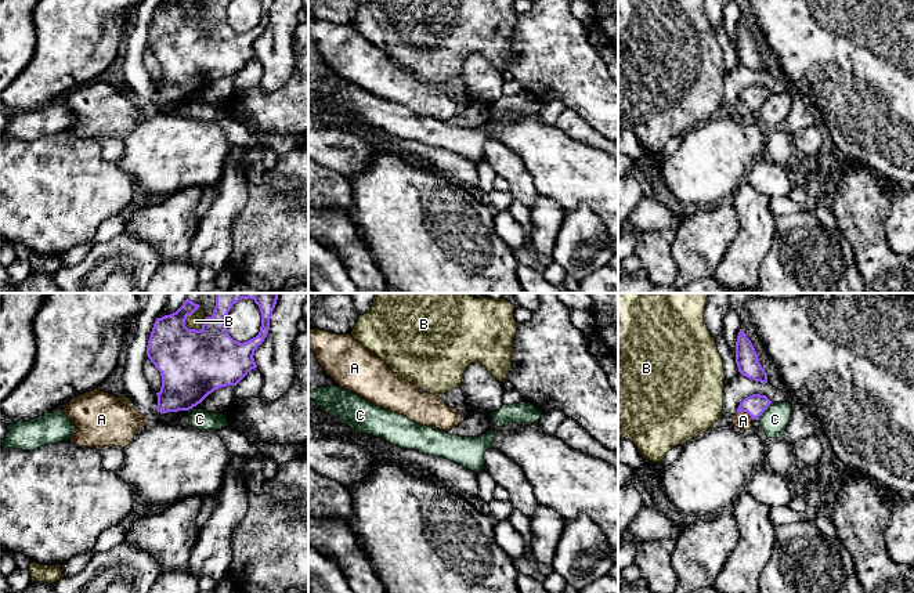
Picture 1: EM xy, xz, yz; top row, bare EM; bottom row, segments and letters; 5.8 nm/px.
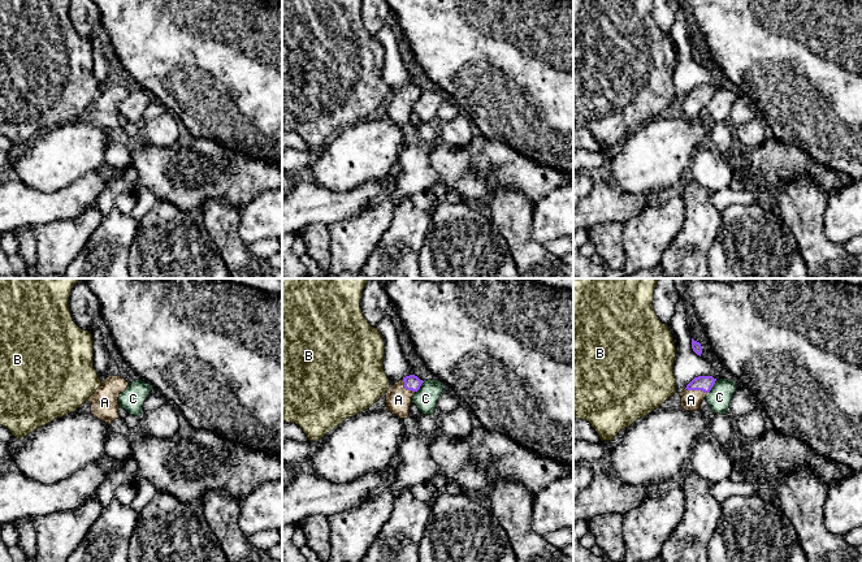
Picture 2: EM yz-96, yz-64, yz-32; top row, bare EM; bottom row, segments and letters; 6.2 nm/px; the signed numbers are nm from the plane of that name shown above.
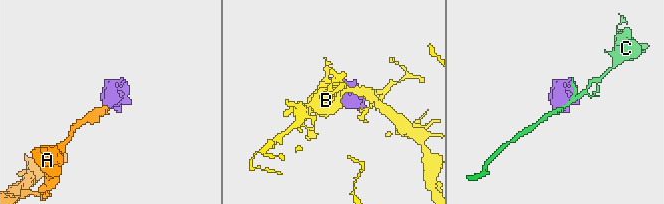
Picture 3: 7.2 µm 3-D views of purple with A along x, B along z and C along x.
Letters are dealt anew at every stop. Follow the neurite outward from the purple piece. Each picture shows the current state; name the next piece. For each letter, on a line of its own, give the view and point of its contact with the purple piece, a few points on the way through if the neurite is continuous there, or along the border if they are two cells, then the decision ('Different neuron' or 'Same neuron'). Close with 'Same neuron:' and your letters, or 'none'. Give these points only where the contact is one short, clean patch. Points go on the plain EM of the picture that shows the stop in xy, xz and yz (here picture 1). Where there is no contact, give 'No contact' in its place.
A: Touches purple at yz (745, 101). Path across: yz (754, 96), (745, 101), (743, 111). Same neuron
B: Touches purple at xy (198, 21). Different neuron
C: Touches purple at yz (765, 100). Different neuron
Same neuron: A

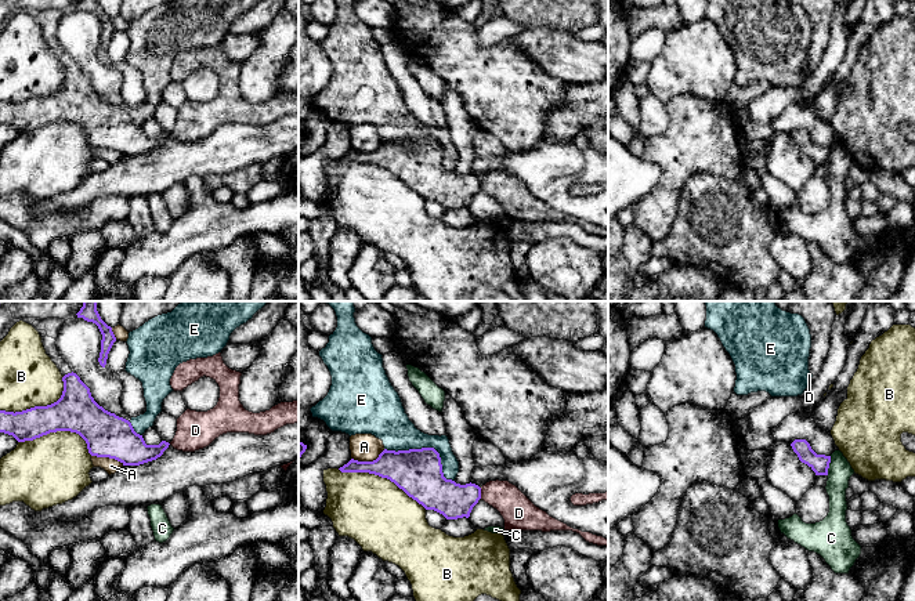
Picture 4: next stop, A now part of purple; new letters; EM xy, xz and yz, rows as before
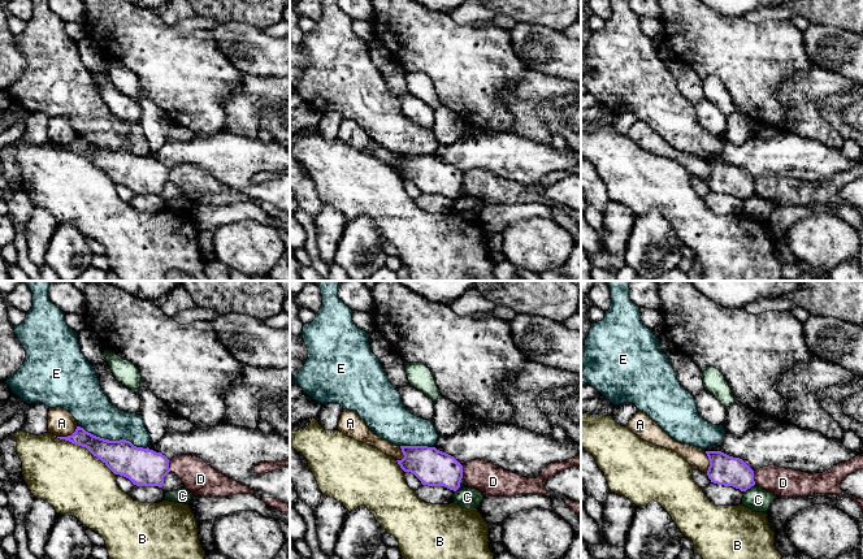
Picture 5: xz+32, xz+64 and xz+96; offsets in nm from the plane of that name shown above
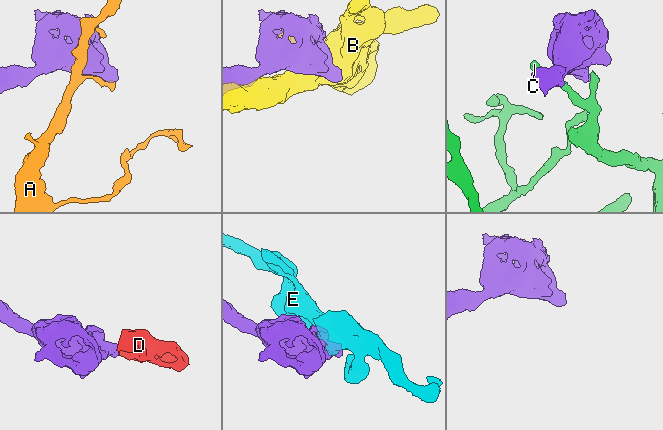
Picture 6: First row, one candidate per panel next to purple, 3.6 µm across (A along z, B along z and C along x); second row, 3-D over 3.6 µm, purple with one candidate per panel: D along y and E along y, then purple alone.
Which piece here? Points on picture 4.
A: Touches purple at xz (368, 152). Different neuron
B: Touches purple at xz (382, 167). Different neuron
C: Touches purple at yz (828, 156). Boundary: yz (831, 147), (827, 165). Different neuron
D: Touches purple at xz (480, 184). Boundary: xz (480, 178), (481, 188). Different neuron
E: Touches purple at xz (427, 138). Different neuron
Same neuron: none

